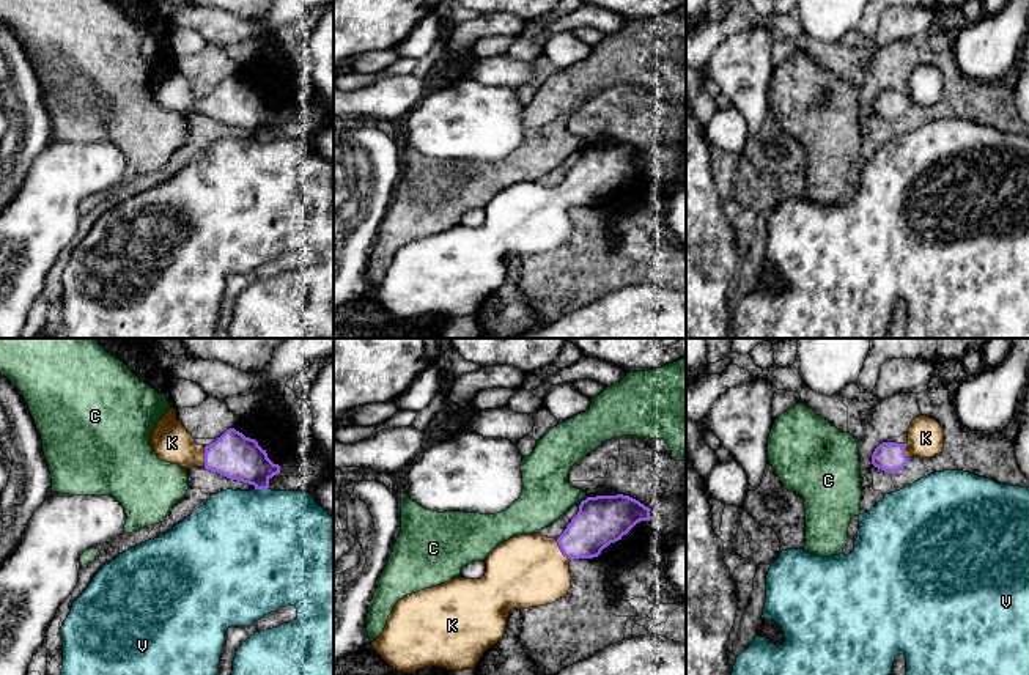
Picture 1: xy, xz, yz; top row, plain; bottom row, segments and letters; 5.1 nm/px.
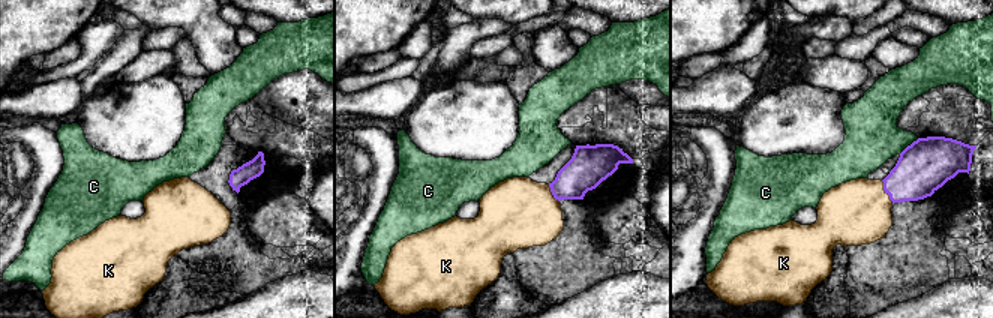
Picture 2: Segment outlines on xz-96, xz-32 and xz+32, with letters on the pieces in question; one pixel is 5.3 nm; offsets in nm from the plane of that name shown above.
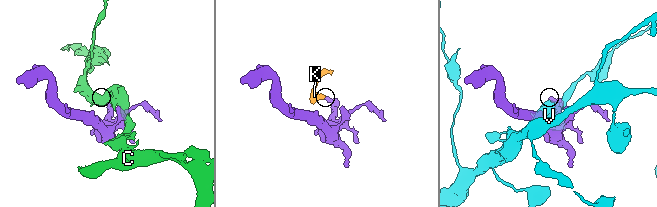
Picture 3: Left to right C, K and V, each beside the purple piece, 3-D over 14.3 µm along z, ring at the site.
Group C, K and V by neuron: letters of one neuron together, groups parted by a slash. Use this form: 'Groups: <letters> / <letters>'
Groups: C / K / V

